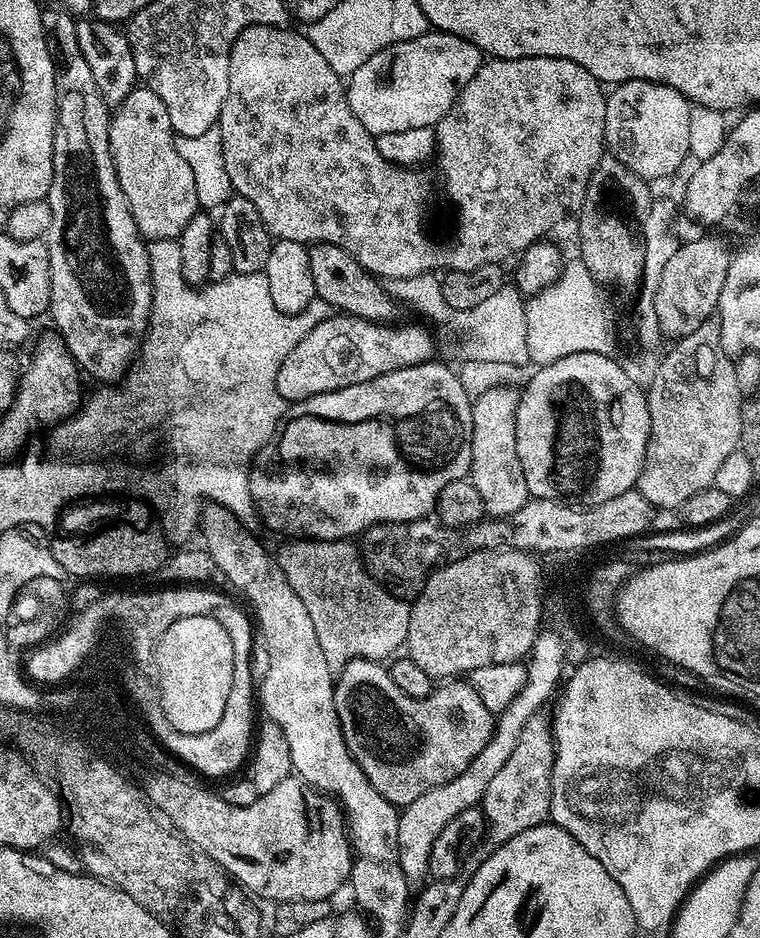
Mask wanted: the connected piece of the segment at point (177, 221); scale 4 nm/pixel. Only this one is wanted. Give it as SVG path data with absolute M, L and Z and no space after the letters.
M137 86L122 103L115 105L110 116L108 139L110 154L116 167L116 177L122 186L122 194L126 194L126 202L130 206L130 214L134 218L136 228L145 241L175 241L186 230L186 222L194 218L198 211L196 191L194 190L194 174L190 166L186 166L186 158L178 154L176 136L170 126L170 114L166 110L166 102L158 98L154 90L146 86Z

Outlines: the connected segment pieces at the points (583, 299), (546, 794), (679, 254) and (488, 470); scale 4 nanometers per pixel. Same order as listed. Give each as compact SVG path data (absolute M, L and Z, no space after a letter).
M580 259L573 264L565 263L560 275L552 284L533 295L525 303L526 346L531 363L543 366L558 362L570 354L583 352L611 353L616 344L616 324L608 309L608 300L603 296L601 285L590 274L590 270Z
M543 711L532 715L518 734L518 746L498 774L494 774L482 801L487 842L480 845L481 857L489 856L493 846L505 844L510 838L545 823L552 811L552 767L556 757L556 742L552 738L552 721Z
M700 236L681 248L680 245L673 247L652 296L656 325L665 337L679 338L690 334L717 311L729 259L730 249L716 236Z
M506 385L486 390L472 401L472 470L470 479L478 486L478 494L484 499L484 510L489 517L513 516L528 499L526 478L522 474L522 462L518 458L516 415L520 405L520 392Z

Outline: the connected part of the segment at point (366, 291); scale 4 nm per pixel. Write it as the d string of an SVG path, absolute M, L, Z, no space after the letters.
M313 244L308 248L308 257L317 297L325 300L331 309L340 314L373 320L375 324L387 324L397 319L398 304L391 291L346 250L336 244Z

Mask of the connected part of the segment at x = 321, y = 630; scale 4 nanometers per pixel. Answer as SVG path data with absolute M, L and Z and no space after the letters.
M297 539L288 542L278 552L280 569L286 574L286 582L302 598L302 606L306 606L306 614L310 614L310 622L314 622L314 634L318 634L318 646L322 646L322 655L326 658L326 666L334 674L340 673L351 660L379 660L384 656L391 657L405 647L410 630L411 607L399 596L393 596L366 567L357 545L348 540L306 540Z

